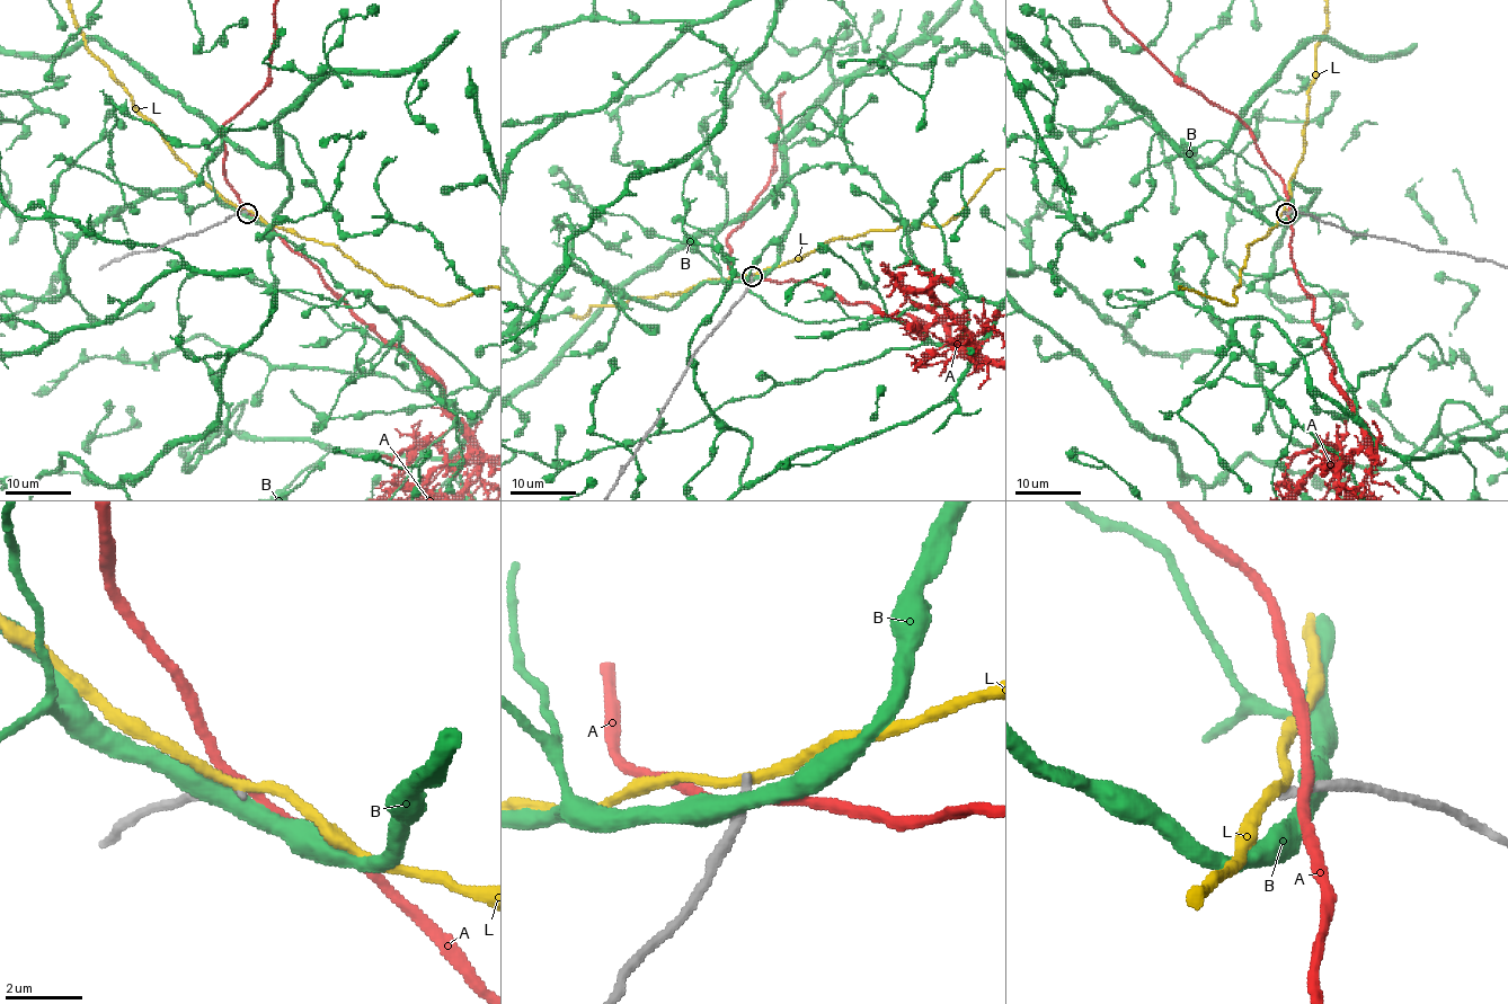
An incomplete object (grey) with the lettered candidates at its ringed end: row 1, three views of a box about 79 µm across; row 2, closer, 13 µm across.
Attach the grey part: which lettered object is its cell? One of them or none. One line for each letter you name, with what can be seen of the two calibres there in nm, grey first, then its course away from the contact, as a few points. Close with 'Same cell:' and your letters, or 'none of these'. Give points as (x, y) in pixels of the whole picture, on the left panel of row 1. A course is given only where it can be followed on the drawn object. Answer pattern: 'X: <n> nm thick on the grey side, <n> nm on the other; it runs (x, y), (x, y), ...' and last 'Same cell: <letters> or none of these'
Same cell: none of these

